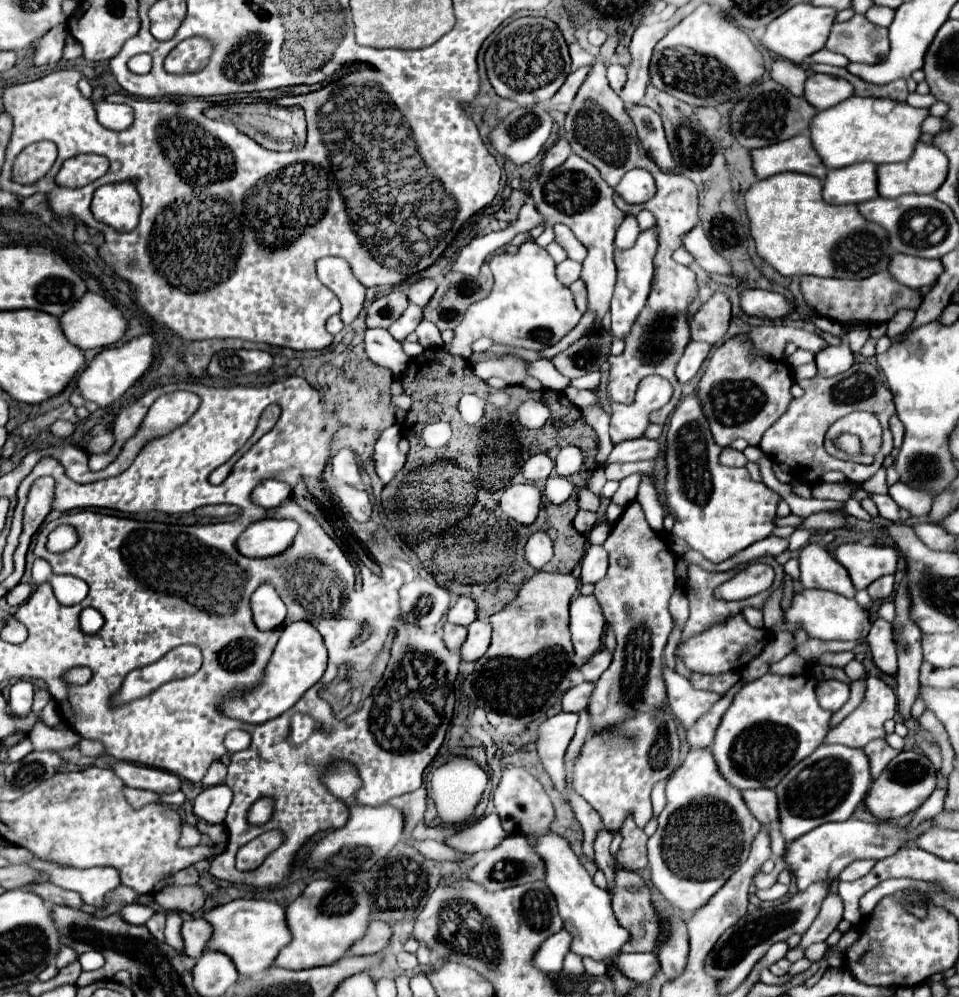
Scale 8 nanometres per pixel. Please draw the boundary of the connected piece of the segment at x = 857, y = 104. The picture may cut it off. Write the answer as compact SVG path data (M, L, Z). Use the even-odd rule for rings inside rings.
M852 96L838 106L818 112L810 124L810 138L828 168L844 168L856 162L906 162L920 140L922 122L928 116L928 108L912 108L906 102Z

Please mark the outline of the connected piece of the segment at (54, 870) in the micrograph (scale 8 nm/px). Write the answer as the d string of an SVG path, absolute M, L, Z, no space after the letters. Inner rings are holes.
M34 860L30 866L34 870L44 872L48 880L54 882L56 886L78 892L86 904L94 906L100 906L104 902L106 892L114 890L114 886L120 886L120 874L112 868L76 870L76 868L62 868L44 860Z

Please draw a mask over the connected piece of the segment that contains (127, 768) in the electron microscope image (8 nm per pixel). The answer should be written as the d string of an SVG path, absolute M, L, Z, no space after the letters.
M116 762L112 770L122 778L126 786L132 786L132 788L144 788L158 794L176 792L180 788L180 778L166 770L130 764L130 762Z

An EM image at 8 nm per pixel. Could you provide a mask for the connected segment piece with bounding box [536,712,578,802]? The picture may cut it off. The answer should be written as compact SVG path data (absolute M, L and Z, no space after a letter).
M560 712L540 724L538 738L536 738L536 750L538 750L540 762L544 770L550 774L556 790L566 802L570 802L570 798L564 786L564 776L566 776L564 754L576 732L576 722L578 722L578 714Z

